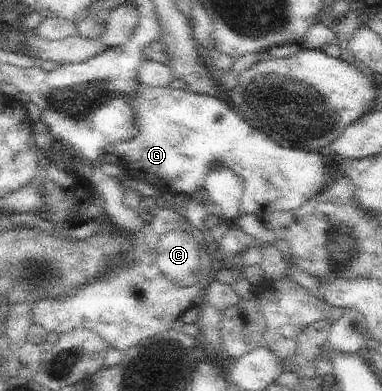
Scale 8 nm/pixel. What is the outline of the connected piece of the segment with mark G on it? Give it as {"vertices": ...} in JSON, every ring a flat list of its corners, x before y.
{"vertices":[[140,82,132,107,134,107,136,125,138,125,136,135,130,141,118,143,116,147,107,147,104,156,118,155,119,161,130,175,143,176,152,186,161,191,192,196,196,191,205,188,208,173,222,163,224,167,232,169,236,175,244,179,242,214,254,213,260,220,267,220,272,211,289,211,303,207,310,199,323,192,328,181,332,186,343,177,342,171,330,157,324,157,318,151,276,144,260,129,254,129,246,123,235,109,212,95,202,95,188,89,174,89,169,86,146,87]]}

